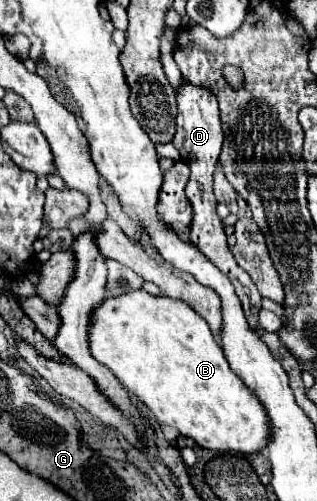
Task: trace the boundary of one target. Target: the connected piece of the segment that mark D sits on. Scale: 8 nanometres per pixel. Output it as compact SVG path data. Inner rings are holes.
M182 82L176 100L178 100L178 116L176 116L176 134L172 138L172 144L178 148L182 160L190 168L190 180L186 184L186 196L188 196L192 210L194 210L194 218L190 224L190 242L202 254L206 254L206 258L210 258L210 262L222 274L226 274L230 278L230 282L242 302L246 320L252 328L252 324L258 324L260 292L254 288L252 278L236 264L232 252L226 244L226 234L222 228L222 220L216 214L216 200L212 194L212 174L214 174L214 168L216 168L216 162L220 156L220 148L224 142L224 132L222 132L222 124L220 124L220 116L218 116L218 102L210 90L204 90L204 88L186 84L186 82Z

